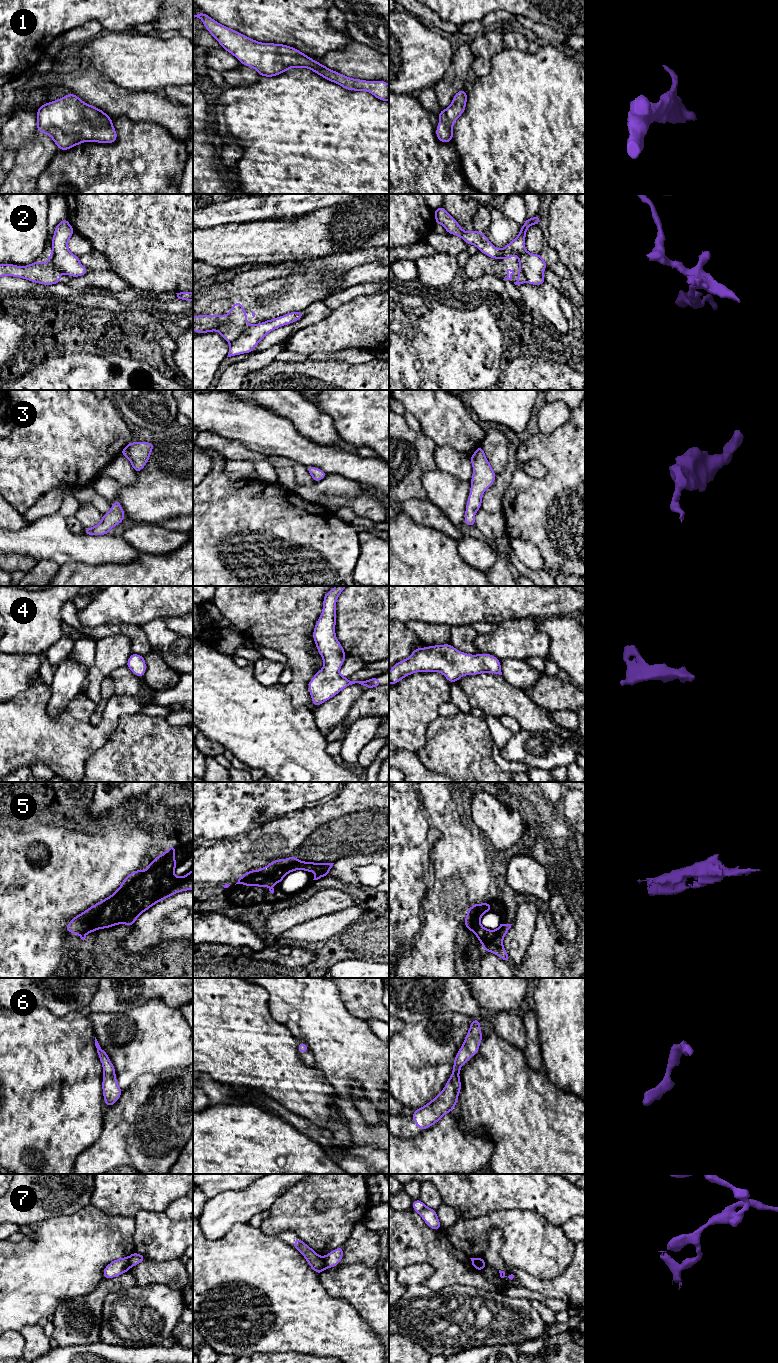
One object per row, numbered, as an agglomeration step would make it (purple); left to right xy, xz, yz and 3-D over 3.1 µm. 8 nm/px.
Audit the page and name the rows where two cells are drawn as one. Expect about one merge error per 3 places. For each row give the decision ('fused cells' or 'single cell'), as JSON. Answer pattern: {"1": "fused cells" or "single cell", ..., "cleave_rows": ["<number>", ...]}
{"1": "single cell", "2": "fused cells", "3": "single cell", "4": "single cell", "5": "single cell", "6": "single cell", "7": "fused cells", "cleave_rows": ["2", "7"]}

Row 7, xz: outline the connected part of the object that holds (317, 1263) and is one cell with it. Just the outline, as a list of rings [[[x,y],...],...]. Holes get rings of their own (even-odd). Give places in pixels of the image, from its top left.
[[[300,1238],[294,1240],[293,1247],[304,1256],[310,1267],[318,1274],[318,1276],[326,1269],[324,1257],[317,1254],[309,1245],[306,1245]]]

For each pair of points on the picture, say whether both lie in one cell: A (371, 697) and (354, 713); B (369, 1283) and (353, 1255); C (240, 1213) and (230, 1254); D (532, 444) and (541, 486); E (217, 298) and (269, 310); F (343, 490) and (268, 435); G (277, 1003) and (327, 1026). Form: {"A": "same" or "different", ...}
{"A": "same", "B": "different", "C": "different", "D": "same", "E": "same", "F": "different", "G": "same"}

